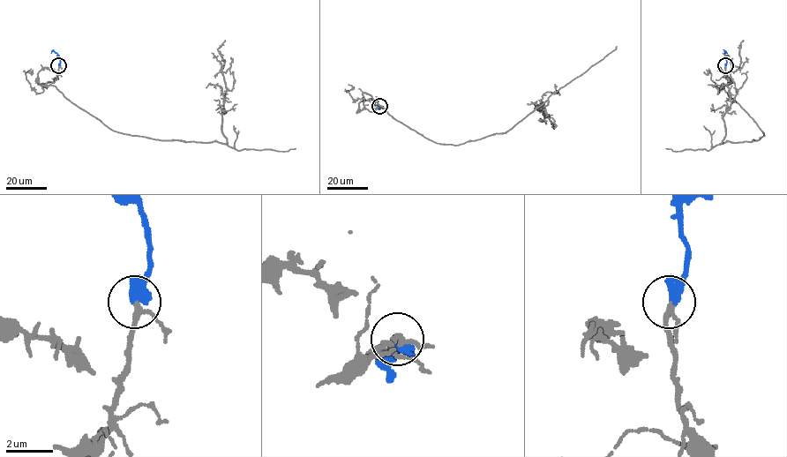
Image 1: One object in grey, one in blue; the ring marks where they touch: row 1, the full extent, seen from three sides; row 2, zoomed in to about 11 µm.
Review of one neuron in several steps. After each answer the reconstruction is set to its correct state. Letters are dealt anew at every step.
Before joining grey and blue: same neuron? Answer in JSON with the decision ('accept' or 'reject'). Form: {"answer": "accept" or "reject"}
{"answer": "accept"}

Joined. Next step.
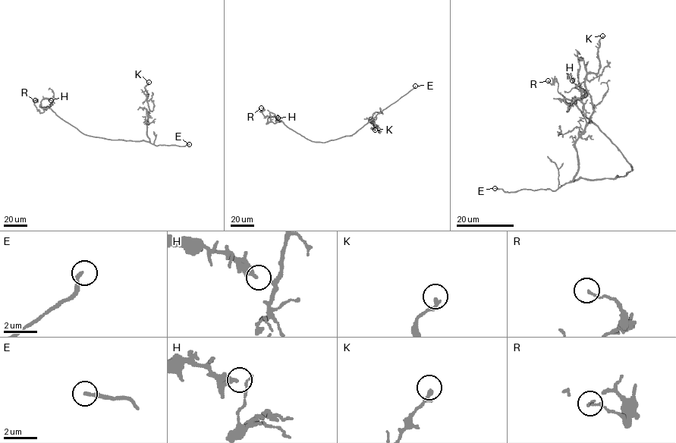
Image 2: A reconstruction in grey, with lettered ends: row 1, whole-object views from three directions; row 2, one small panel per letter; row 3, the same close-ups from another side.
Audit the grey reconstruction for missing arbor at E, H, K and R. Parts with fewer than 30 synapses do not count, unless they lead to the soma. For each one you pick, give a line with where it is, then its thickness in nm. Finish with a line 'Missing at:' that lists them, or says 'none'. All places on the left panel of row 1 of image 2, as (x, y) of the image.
E: place (189, 144); calibre 200 nm
Missing at: E

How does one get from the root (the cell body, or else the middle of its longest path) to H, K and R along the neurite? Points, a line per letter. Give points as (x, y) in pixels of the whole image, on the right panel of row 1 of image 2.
H: (626, 174), (632, 167), (620, 150), (572, 101), (560, 98), (570, 105), (586, 96), (572, 80)
K: (626, 174), (571, 180), (578, 169), (574, 141), (593, 111), (585, 80), (598, 71), (602, 36)
R: (626, 174), (632, 167), (620, 150), (572, 101), (560, 98), (567, 111), (556, 80), (548, 80)

